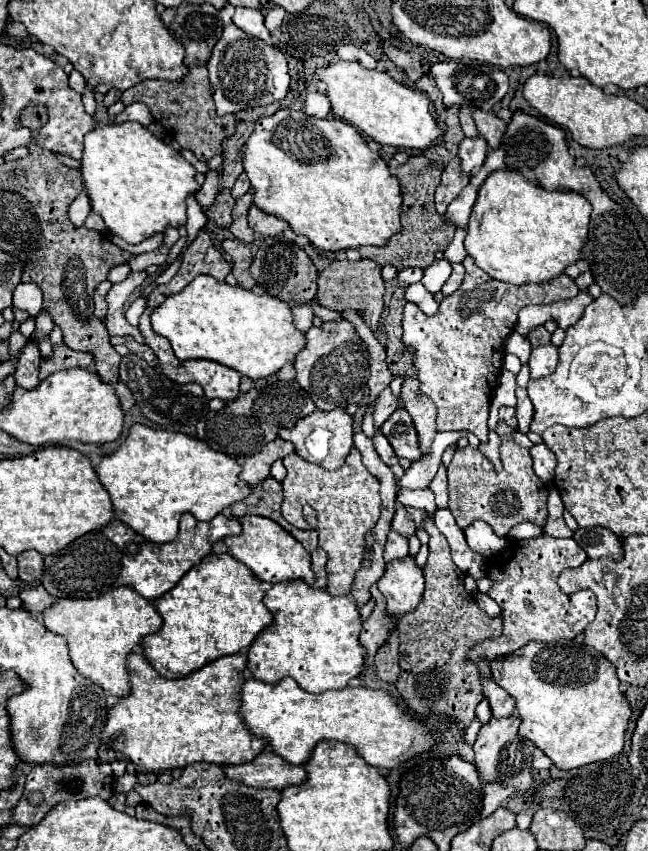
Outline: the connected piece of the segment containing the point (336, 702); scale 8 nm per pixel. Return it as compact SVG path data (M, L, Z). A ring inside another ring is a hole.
M288 677L276 685L248 679L242 685L240 695L240 715L244 717L248 729L258 737L268 739L270 749L292 765L304 765L316 743L324 739L354 745L368 765L382 769L394 769L412 757L430 753L436 743L434 729L412 717L386 691L346 687L314 695L300 689L298 683Z

